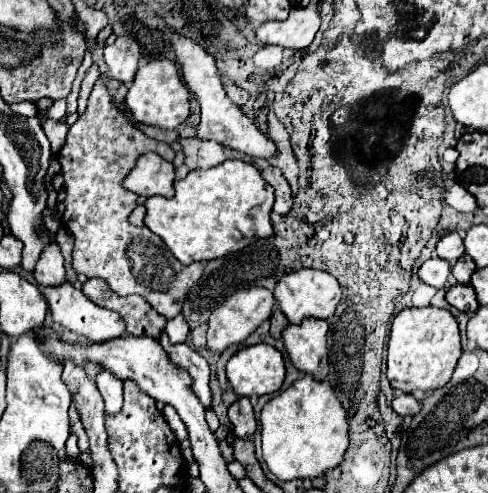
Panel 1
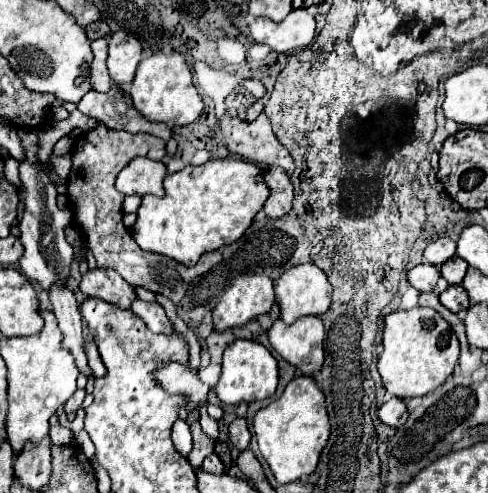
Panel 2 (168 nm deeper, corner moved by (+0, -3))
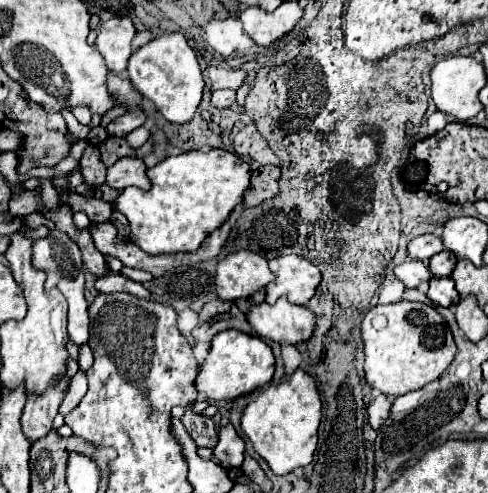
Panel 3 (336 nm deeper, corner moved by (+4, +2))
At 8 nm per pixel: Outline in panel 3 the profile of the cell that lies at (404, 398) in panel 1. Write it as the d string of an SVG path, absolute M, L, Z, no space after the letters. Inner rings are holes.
M378 395L372 399L372 403L368 405L368 417L370 417L370 425L372 429L380 429L380 425L388 419L392 409L392 399L386 395Z

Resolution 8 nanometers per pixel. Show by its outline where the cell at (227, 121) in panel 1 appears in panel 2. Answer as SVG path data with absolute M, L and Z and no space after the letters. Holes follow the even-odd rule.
M112 84L110 92L88 92L80 102L78 108L85 115L104 122L109 128L128 130L128 132L150 132L160 136L162 140L170 140L172 130L166 128L162 122L148 120L142 112L136 110L132 98L120 92L118 84Z

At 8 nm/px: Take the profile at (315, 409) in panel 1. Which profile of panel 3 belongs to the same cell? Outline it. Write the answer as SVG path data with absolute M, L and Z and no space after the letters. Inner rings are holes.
M302 369L284 375L282 383L268 385L242 415L242 431L252 441L256 453L266 459L276 475L290 473L296 467L306 467L316 451L318 425L322 419L322 401L316 381Z

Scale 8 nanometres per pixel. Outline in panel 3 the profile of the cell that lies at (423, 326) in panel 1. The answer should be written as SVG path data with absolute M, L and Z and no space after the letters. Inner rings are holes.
M400 301L376 305L362 321L366 383L388 397L398 397L438 379L454 359L456 343L442 315L424 303Z

